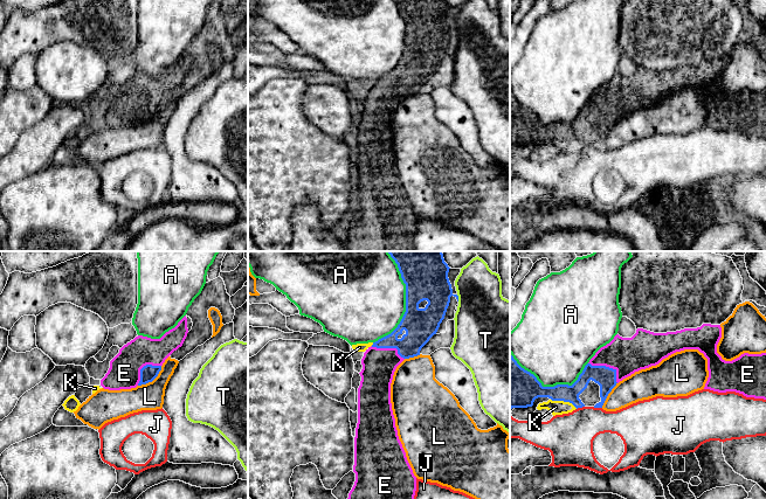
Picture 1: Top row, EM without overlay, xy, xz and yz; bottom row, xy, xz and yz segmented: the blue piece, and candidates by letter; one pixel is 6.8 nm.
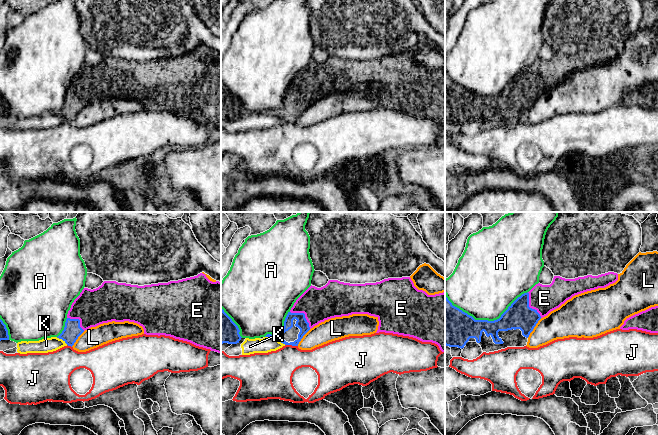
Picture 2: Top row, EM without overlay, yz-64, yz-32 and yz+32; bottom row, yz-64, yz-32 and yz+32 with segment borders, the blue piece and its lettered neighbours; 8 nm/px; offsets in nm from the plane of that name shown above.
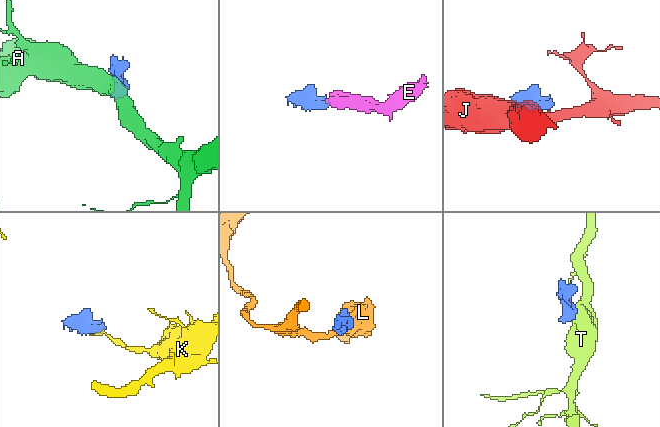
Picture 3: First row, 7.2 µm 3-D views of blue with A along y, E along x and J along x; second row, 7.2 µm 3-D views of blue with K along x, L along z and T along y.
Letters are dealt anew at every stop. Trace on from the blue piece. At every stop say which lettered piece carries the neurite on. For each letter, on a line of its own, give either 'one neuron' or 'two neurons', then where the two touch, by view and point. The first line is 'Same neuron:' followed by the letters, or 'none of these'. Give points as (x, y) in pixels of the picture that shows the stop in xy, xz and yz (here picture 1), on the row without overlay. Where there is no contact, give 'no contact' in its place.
Same neuron: E
A: two neurons | yz (549, 125)
E: one neuron | yz (608, 105)
J: two neurons | yz (598, 145)
K: two neurons | yz (564, 139)
L: two neurons | xy (152, 118)
T: two neurons | xz (457, 36)

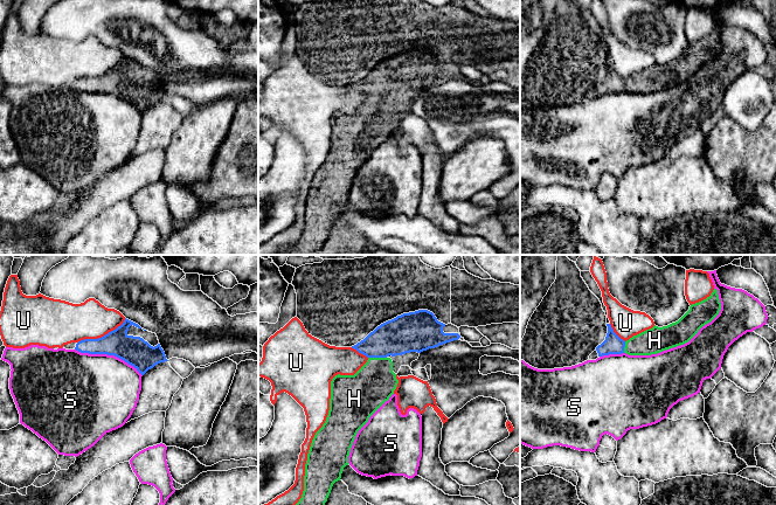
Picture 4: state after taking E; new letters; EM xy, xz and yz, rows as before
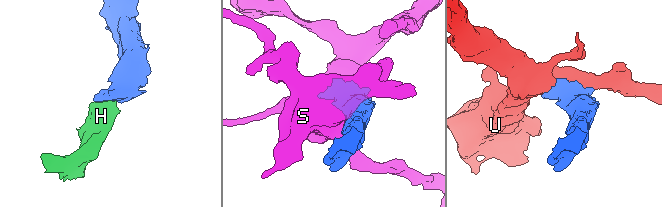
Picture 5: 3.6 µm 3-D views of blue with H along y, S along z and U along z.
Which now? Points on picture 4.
Same neuron: H
H: one neuron | xz (378, 95)
S: two neurons | xy (109, 92)
U: two neurons | xy (102, 75)

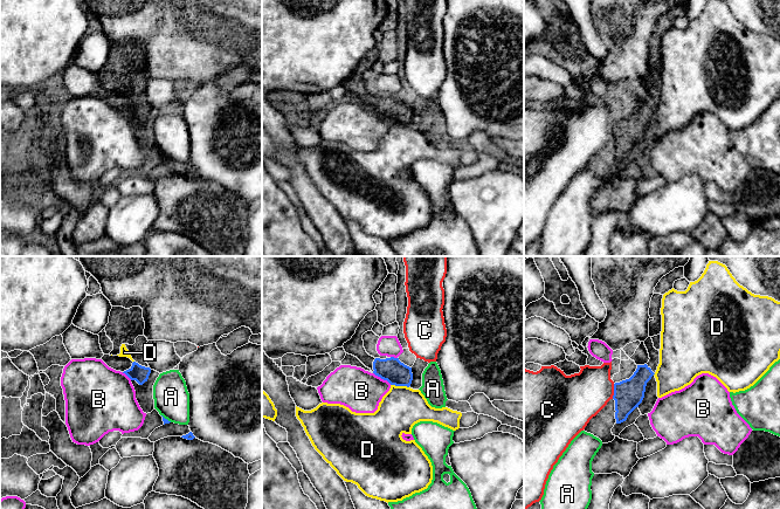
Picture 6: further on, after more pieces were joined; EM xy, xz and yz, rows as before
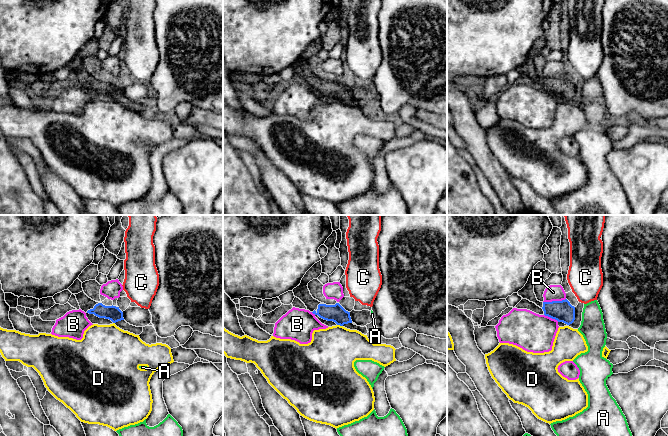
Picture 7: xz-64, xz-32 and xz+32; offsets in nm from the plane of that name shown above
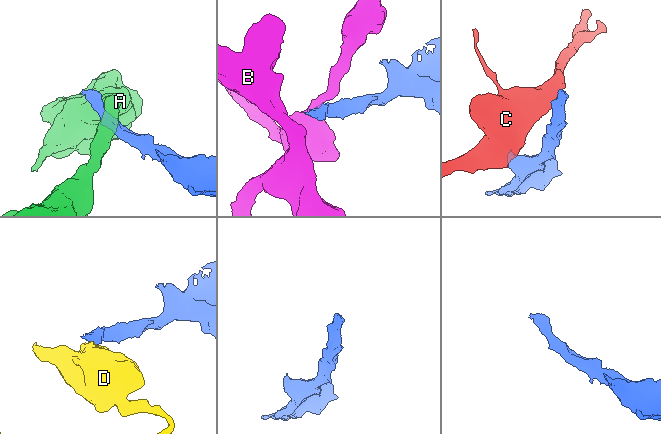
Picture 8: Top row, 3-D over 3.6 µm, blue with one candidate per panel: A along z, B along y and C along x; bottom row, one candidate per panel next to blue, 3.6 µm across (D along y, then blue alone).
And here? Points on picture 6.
Same neuron: none of these
A: two neurons | xy (166, 157)
B: two neurons | xz (382, 116)
C: two neurons | yz (614, 129)
D: two neurons | xz (400, 123)

